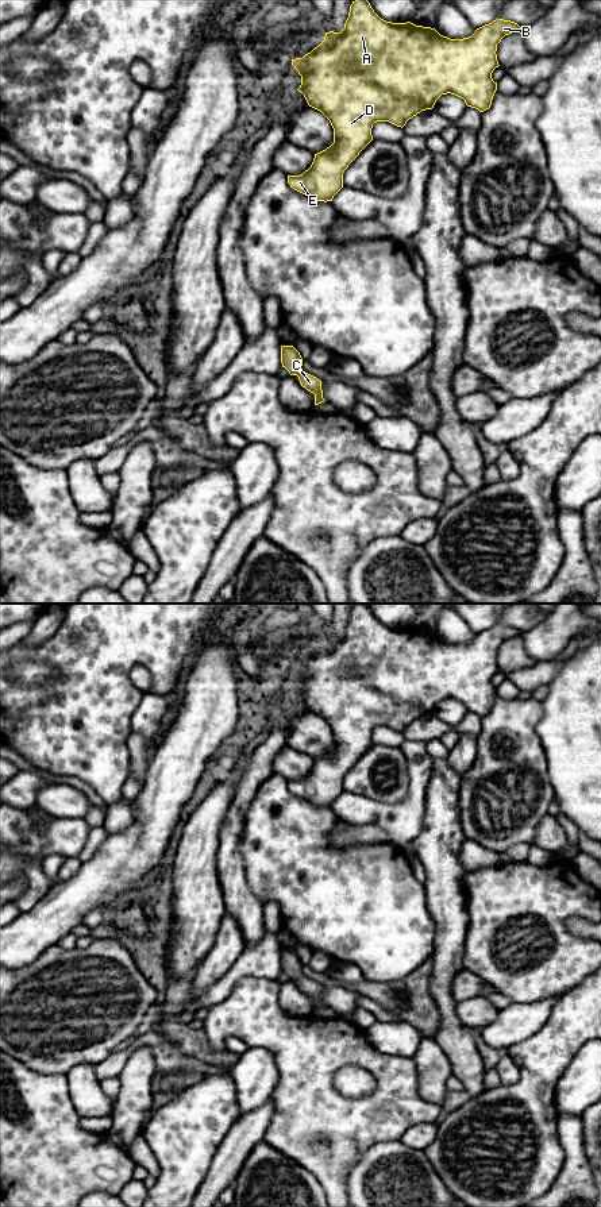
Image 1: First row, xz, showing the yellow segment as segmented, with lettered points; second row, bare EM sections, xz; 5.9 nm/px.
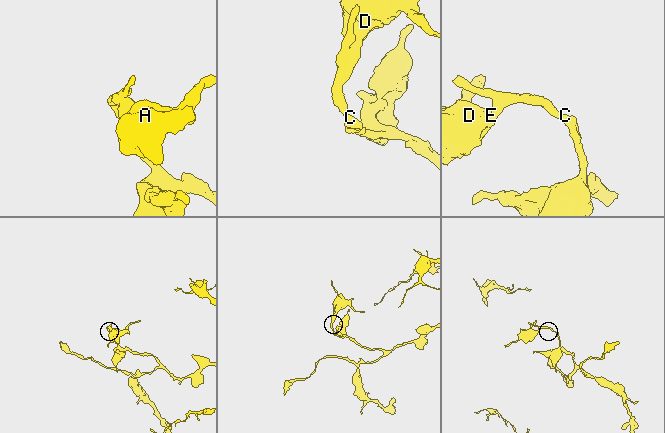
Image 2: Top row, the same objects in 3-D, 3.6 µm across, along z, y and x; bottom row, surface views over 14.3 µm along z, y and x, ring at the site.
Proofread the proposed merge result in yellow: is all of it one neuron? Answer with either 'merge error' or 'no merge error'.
no merge error

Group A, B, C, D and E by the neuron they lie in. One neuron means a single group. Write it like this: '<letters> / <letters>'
A B C D E

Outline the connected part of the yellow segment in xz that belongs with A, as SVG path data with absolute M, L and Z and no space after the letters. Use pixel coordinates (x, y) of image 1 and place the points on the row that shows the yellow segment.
M355 0L350 5L348 18L340 32L325 32L324 41L303 58L292 59L292 65L301 76L301 92L309 107L320 111L334 128L334 143L315 154L308 170L300 176L288 176L288 184L294 190L313 201L332 201L343 188L343 173L359 153L373 140L371 128L377 122L389 122L404 127L409 119L425 109L432 109L442 95L455 95L465 100L467 107L484 112L490 108L497 82L492 73L498 68L497 45L505 35L521 27L511 20L496 19L475 30L463 39L450 39L435 28L416 26L411 22L392 23L381 19L367 0Z

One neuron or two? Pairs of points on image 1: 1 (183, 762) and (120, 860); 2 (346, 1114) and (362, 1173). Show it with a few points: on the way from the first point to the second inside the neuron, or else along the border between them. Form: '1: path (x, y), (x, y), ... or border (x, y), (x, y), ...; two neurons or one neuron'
1: path (168, 786), (160, 801), (157, 822), (145, 836); one neuron
2: border (386, 1142), (376, 1142), (351, 1168), (347, 1190); two neurons

